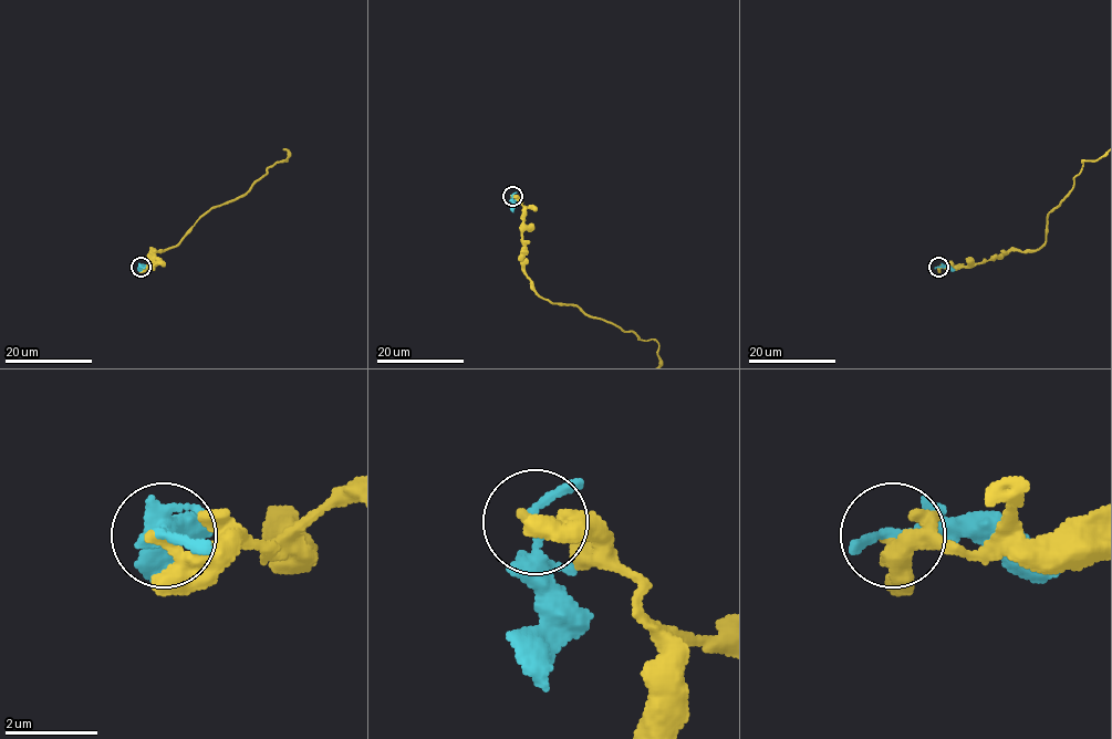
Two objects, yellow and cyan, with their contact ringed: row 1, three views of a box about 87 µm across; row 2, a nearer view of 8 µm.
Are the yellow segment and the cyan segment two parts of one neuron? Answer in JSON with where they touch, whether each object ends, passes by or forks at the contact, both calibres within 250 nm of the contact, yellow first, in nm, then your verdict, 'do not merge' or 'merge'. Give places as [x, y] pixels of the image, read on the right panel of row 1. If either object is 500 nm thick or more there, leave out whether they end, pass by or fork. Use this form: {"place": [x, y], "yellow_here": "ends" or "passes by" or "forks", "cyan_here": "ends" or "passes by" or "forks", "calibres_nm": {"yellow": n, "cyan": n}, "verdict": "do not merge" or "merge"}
{"place": [938, 267], "yellow_here": "ends", "cyan_here": "forks", "calibres_nm": {"yellow": 300, "cyan": 170}, "verdict": "do not merge"}

